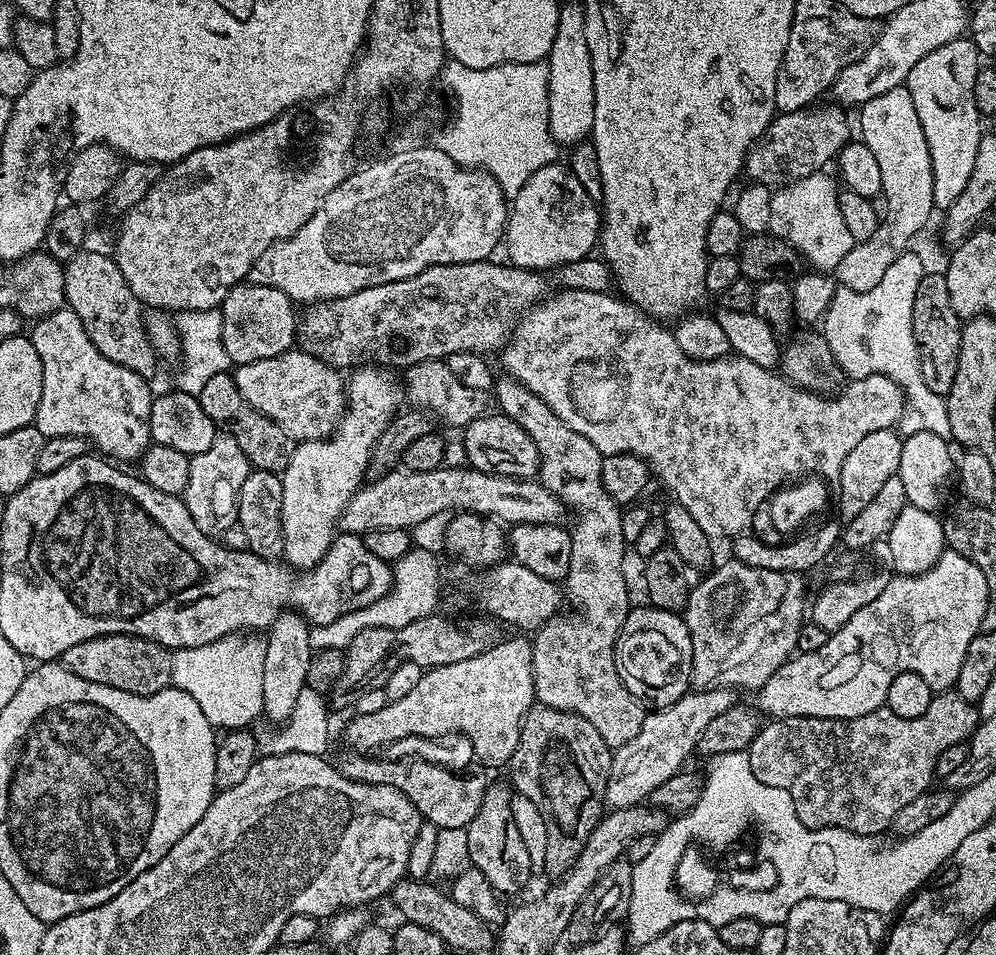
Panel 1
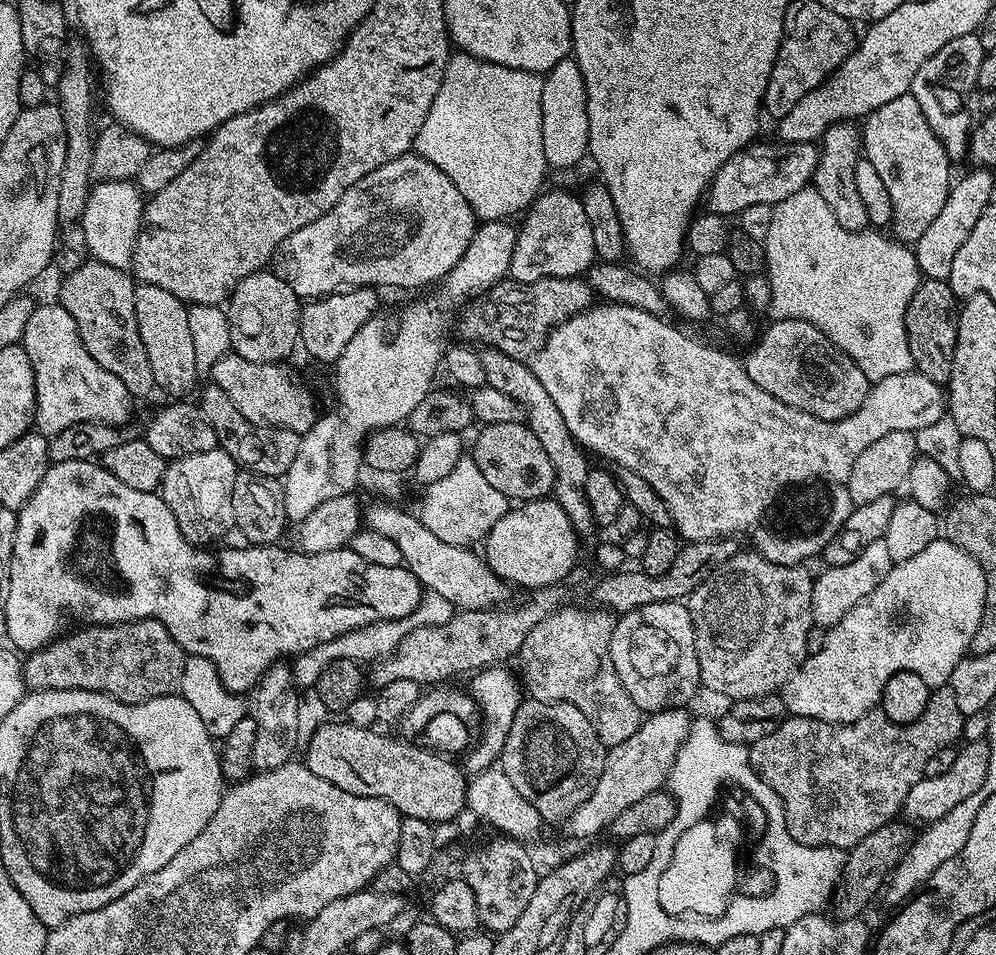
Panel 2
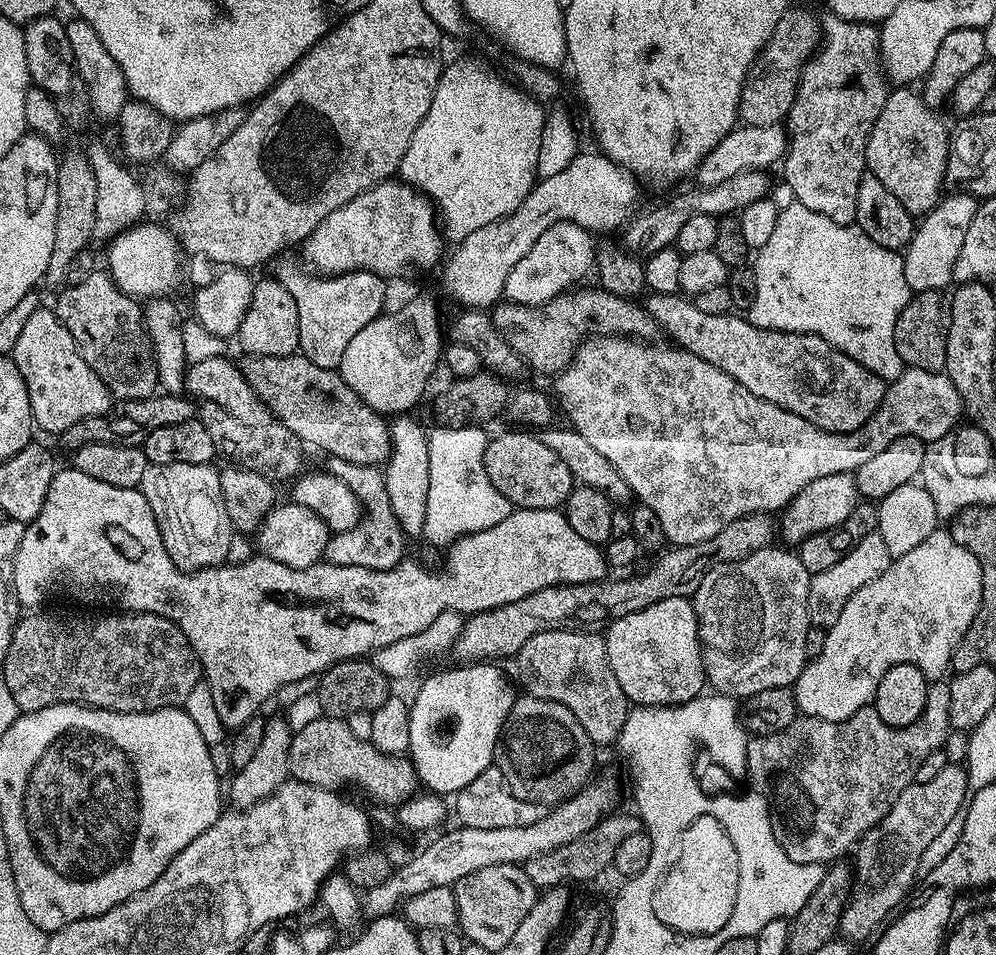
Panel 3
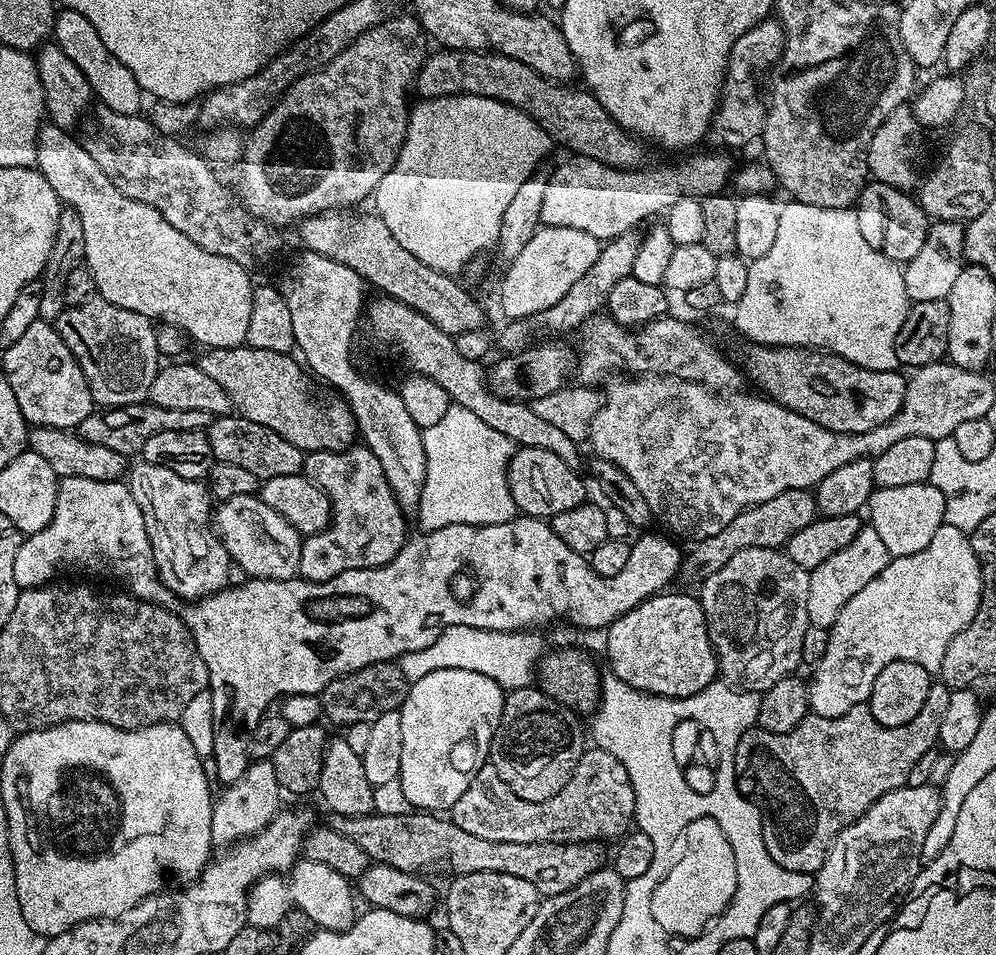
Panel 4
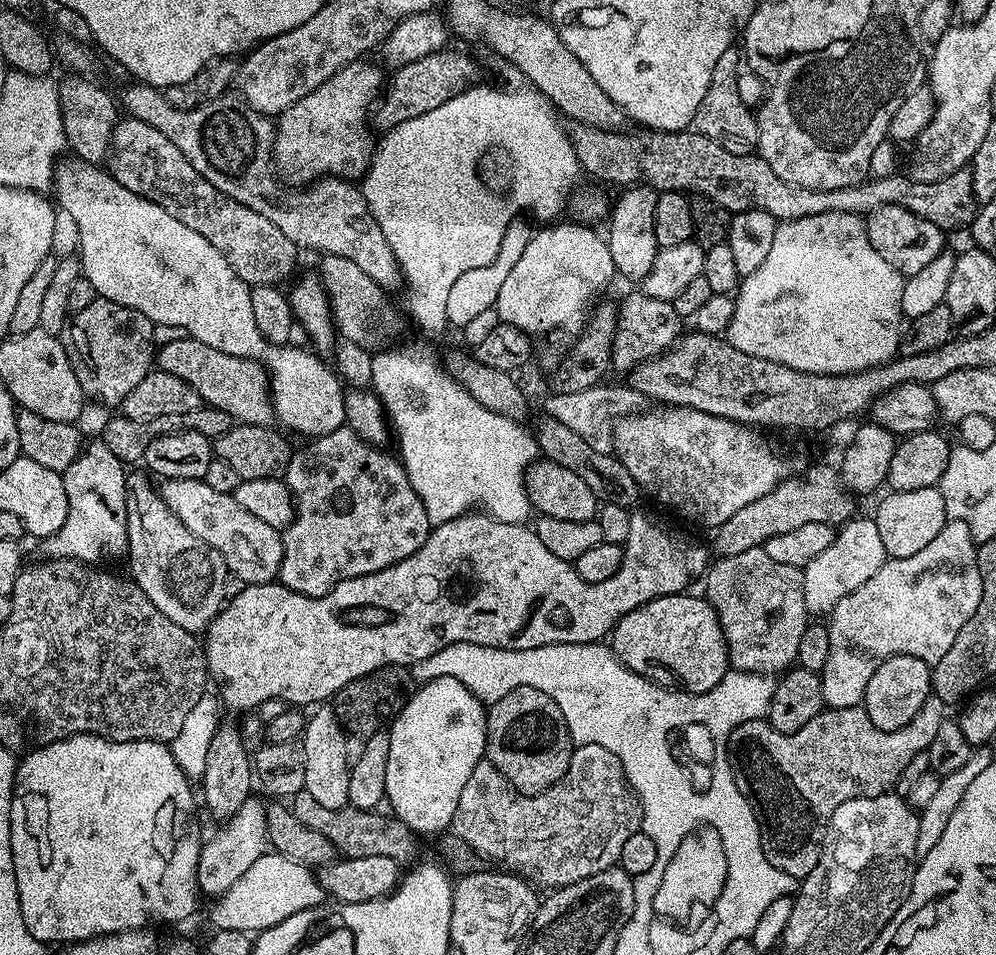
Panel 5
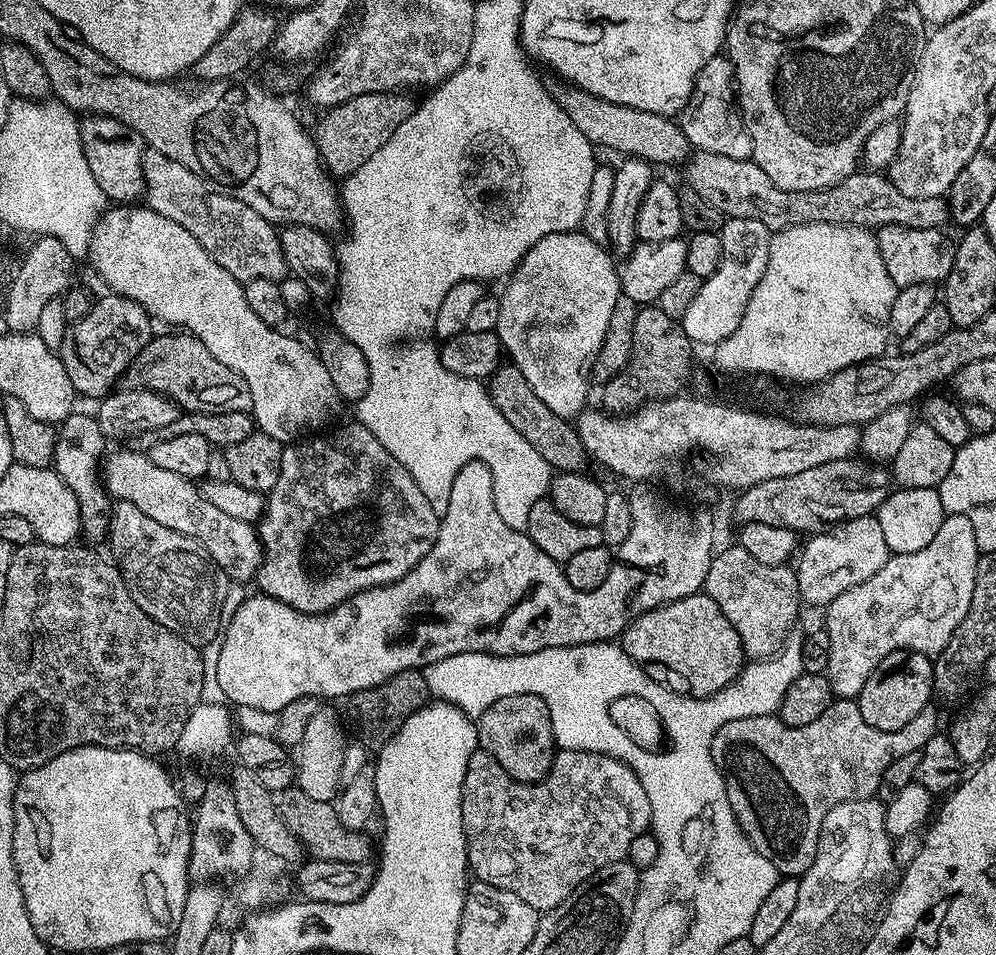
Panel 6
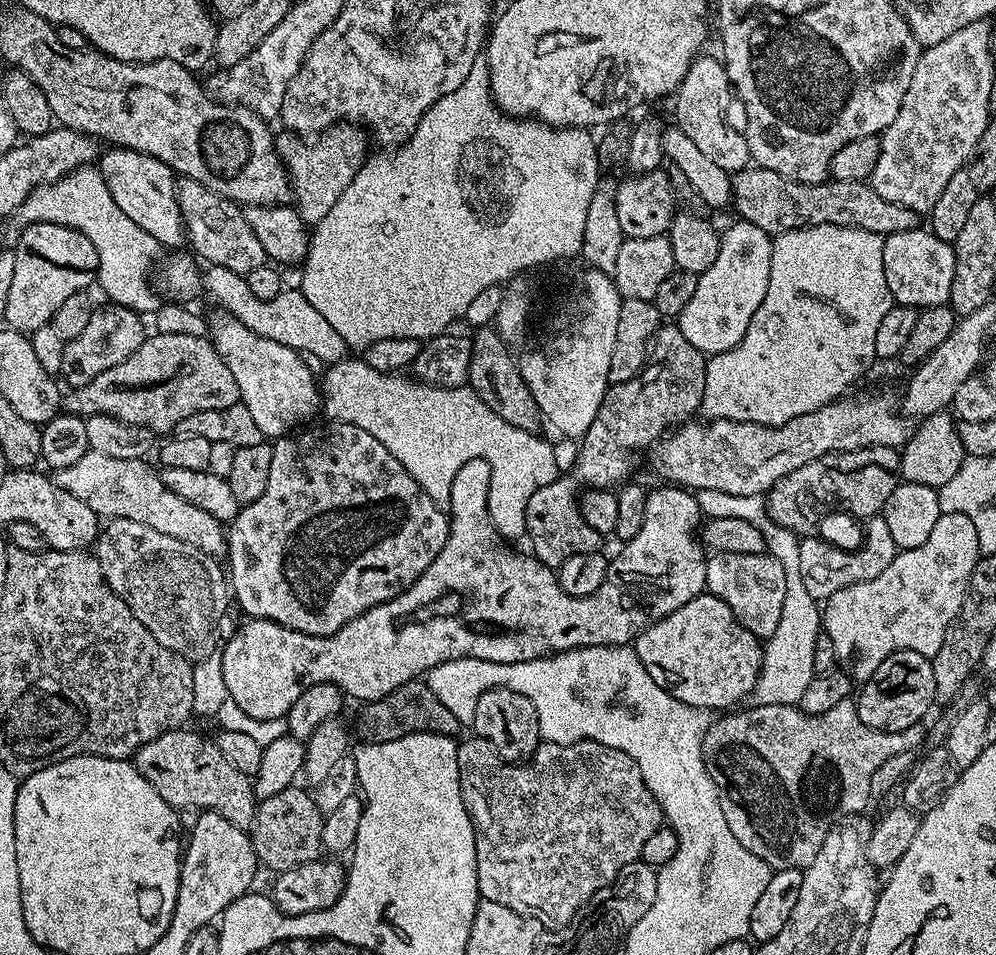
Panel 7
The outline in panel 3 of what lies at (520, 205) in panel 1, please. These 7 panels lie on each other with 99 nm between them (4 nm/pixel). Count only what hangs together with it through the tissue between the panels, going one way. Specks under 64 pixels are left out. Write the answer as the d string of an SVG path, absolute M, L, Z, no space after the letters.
M558 222L530 246L528 253L510 270L510 278L506 278L503 299L514 304L545 304L555 296L569 291L579 285L584 275L594 268L593 233L582 226L570 222Z

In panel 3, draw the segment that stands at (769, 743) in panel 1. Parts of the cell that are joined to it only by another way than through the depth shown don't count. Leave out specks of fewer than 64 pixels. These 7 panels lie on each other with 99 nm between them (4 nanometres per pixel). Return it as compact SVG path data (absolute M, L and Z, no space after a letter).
M932 682L928 685L926 706L910 726L886 726L878 718L876 707L869 706L842 722L826 722L800 714L786 730L778 730L778 734L752 736L746 750L746 776L752 779L751 787L766 798L774 838L786 858L803 864L827 865L839 861L843 852L851 853L856 843L886 818L898 794L915 781L918 766L934 750L944 747L951 731L950 686L947 682Z

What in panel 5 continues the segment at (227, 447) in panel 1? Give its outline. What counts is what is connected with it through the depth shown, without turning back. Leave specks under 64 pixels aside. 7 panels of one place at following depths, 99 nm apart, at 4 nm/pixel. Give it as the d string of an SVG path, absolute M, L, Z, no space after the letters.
M143 471L140 472L134 473L133 476L131 473L126 480L128 485L126 561L128 560L129 568L127 571L130 573L131 580L142 590L142 594L146 594L146 598L150 598L150 602L154 602L154 606L158 606L158 610L162 610L162 614L170 618L170 622L178 622L182 630L190 630L197 634L203 633L226 603L224 587L227 586L228 580L230 581L228 567L222 554L218 554L218 550L203 544L193 532L186 530L186 526L182 526L182 522L168 509L162 497L148 485L149 477Z

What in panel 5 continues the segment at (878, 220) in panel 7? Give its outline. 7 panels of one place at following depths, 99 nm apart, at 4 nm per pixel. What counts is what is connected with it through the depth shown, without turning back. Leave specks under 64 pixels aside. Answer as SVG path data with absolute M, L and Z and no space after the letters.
M573 123L568 137L574 146L581 169L593 176L593 181L619 186L647 184L662 192L683 192L705 196L730 213L762 210L777 220L810 218L814 214L845 212L863 217L887 204L897 204L906 210L934 222L934 226L951 230L967 229L976 218L978 205L972 173L961 170L938 182L922 184L911 175L893 174L888 177L868 178L862 184L842 190L810 190L782 182L774 170L758 154L743 156L730 154L714 138L706 138L695 130L609 130L589 124Z

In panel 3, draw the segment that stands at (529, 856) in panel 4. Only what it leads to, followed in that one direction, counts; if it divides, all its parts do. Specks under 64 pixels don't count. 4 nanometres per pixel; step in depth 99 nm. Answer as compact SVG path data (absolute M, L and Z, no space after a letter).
M631 811L619 812L605 815L598 826L594 826L594 830L586 830L582 838L574 838L574 842L566 842L566 846L558 846L558 850L550 850L548 854L538 854L538 858L530 858L522 865L526 878L534 882L537 890L547 890L571 885L571 880L592 880L604 871L609 871L615 862L615 850L618 846L626 838L642 830L639 815Z

